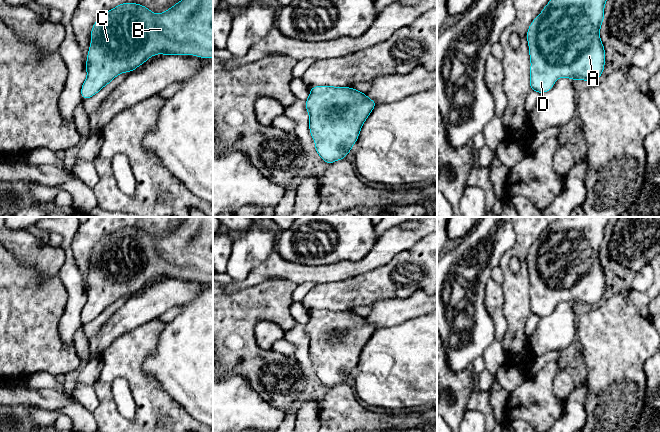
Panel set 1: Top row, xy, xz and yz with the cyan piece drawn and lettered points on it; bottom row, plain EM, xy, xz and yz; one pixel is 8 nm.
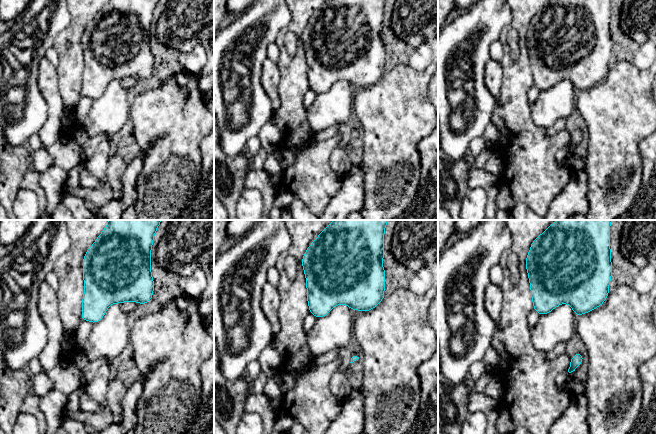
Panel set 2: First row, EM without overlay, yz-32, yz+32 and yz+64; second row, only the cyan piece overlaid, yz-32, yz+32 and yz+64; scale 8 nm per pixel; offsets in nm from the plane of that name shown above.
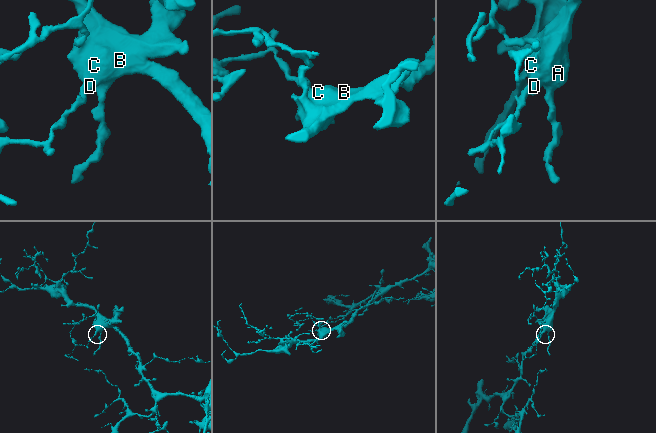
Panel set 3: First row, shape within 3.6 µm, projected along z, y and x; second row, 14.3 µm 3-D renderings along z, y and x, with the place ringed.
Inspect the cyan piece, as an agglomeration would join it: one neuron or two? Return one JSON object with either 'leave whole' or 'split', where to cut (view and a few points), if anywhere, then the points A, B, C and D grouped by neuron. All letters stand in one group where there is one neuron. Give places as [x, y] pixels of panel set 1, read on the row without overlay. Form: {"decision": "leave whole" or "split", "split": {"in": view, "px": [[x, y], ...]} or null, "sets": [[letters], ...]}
{"decision": "leave whole", "split": null, "sets": [["A", "B", "C", "D"]]}

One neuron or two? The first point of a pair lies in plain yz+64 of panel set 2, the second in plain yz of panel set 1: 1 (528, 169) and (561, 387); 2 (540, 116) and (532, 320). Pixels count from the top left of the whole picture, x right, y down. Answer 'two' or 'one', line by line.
1: two
2: two

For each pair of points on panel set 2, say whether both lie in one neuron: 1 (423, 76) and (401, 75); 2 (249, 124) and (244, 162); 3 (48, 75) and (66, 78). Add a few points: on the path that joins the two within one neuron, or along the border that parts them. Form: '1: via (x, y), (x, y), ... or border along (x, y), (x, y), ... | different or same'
1: via (418, 76), (406, 76) | same
2: border along (244, 149), (235, 156), (228, 156), (224, 153) | different
3: border along (55, 67), (58, 92), (62, 100) | different

